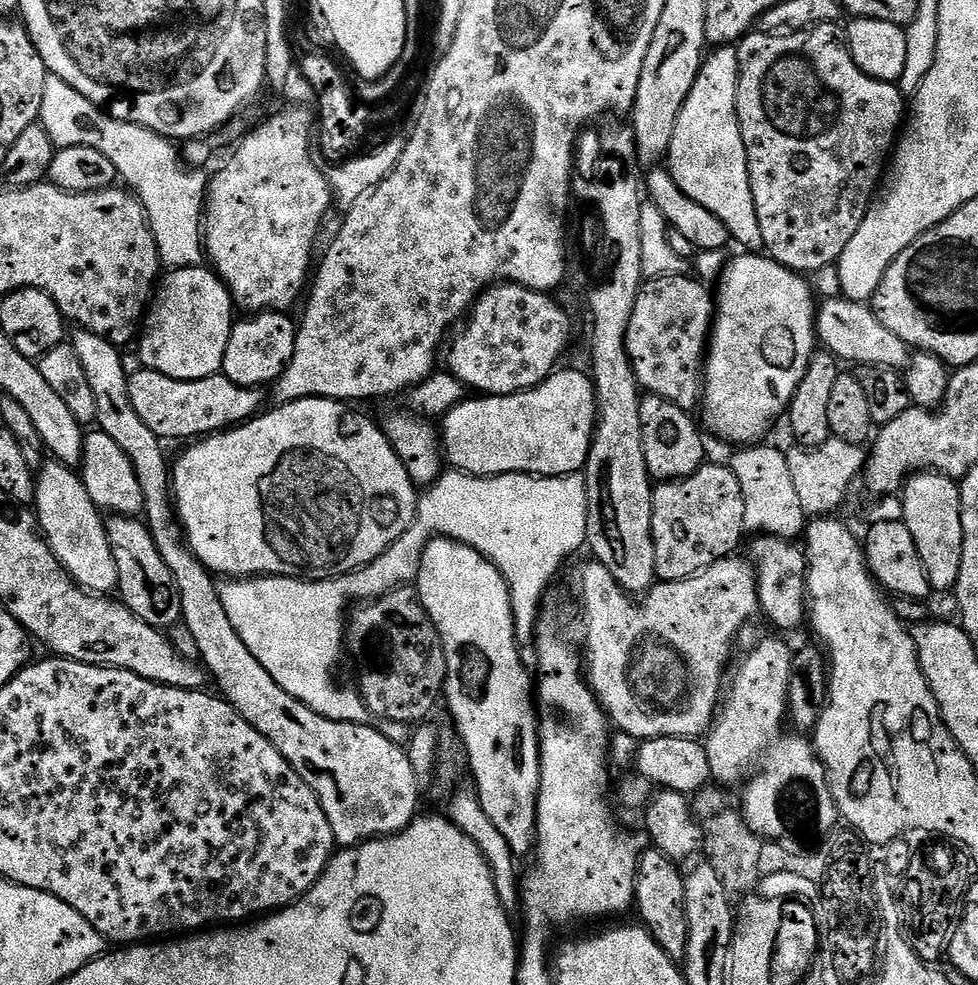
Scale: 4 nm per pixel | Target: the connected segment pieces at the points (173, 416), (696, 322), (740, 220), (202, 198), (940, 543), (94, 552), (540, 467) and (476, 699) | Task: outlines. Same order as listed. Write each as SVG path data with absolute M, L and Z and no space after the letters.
M133 371L128 377L130 402L138 418L142 418L142 422L165 441L207 438L217 432L231 430L261 411L260 403L265 394L261 389L239 388L222 374L201 380L175 380L161 372L139 371Z
M691 275L659 276L643 285L634 302L634 314L626 330L626 350L636 375L636 383L645 393L674 402L682 411L691 413L692 407L702 400L704 387L704 362L712 335L714 319L714 296L704 284L691 280Z
M720 46L713 52L716 53L713 56L711 53L700 65L700 73L678 114L666 168L685 196L698 202L698 206L706 206L710 214L722 218L729 237L744 247L741 249L756 254L763 249L764 243L754 210L754 194L750 190L746 146L736 117L740 57L732 46Z
M49 75L46 90L42 90L42 110L38 123L44 127L57 149L93 148L115 166L117 177L121 181L125 180L123 183L131 189L144 211L148 213L148 225L152 227L152 237L158 246L161 265L165 269L192 270L199 260L205 259L202 225L206 203L206 176L203 176L203 171L185 170L182 167L181 153L173 141L137 124L112 119L107 112L91 104L85 96L78 94L78 90L74 90L66 81L59 80L54 75Z
M931 470L909 479L902 489L904 517L902 523L918 546L918 558L926 570L933 593L951 593L958 582L958 570L962 570L962 506L960 486L948 476Z
M48 458L35 473L34 479L36 482L34 515L44 539L48 541L50 550L61 568L85 592L102 597L115 593L118 566L114 566L114 554L110 550L106 520L100 509L90 502L90 496L86 494L86 488L80 481L79 471Z
M553 371L552 375L547 376L537 388L529 388L526 392L519 392L513 396L485 396L479 398L465 398L456 407L450 409L443 417L444 432L442 428L442 456L457 468L457 473L467 474L472 478L487 478L489 476L505 476L511 472L525 472L528 476L571 476L579 473L587 465L588 451L592 445L592 435L596 432L596 385L592 383L587 375L580 372L560 372Z
M435 538L425 547L421 556L420 572L416 575L414 581L414 591L420 597L422 606L428 611L428 617L434 622L434 626L440 635L442 650L446 654L446 682L442 693L443 703L448 703L448 712L452 715L452 720L456 723L456 732L460 735L460 740L464 743L464 752L468 755L468 764L472 767L472 780L474 791L480 798L480 805L494 822L494 826L510 842L513 853L517 857L523 858L524 855L533 851L536 842L536 796L540 793L540 734L538 723L536 724L536 712L532 709L532 700L534 704L534 680L528 677L528 672L524 669L524 660L522 649L516 642L516 627L514 626L514 614L512 613L512 595L508 589L508 584L504 581L501 574L484 556L473 551L467 545L456 543L451 539Z

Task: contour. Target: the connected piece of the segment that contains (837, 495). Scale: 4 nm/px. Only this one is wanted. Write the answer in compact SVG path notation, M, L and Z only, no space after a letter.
M829 437L822 446L813 449L794 448L787 453L790 477L797 491L799 501L808 518L829 515L844 500L854 480L867 467L867 451L863 445L842 442L836 437Z

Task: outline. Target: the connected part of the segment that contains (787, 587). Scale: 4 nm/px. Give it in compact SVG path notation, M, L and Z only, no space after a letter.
M757 535L752 544L751 563L756 570L760 612L784 632L805 627L808 615L808 558L791 539Z

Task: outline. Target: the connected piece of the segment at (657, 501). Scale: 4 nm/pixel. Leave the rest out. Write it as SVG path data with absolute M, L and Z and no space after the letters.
M705 463L685 480L669 480L655 485L652 493L652 537L654 538L654 566L657 577L665 580L686 580L714 566L719 560L727 560L746 536L744 529L746 502L742 486L731 467Z

